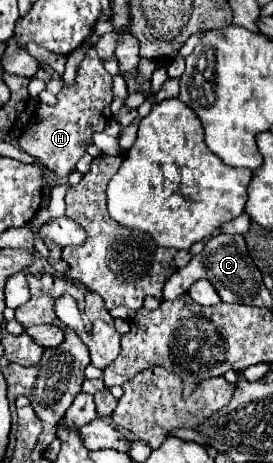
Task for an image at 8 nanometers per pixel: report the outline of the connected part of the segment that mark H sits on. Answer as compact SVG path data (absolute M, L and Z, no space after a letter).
M91 47L77 67L75 83L71 87L63 87L57 93L55 105L41 103L37 107L35 117L31 117L31 123L17 137L17 145L25 153L39 159L45 169L55 173L55 177L65 177L75 171L75 163L87 153L85 147L93 143L93 133L103 131L105 125L109 123L111 101L113 101L111 75L105 71L97 51Z

